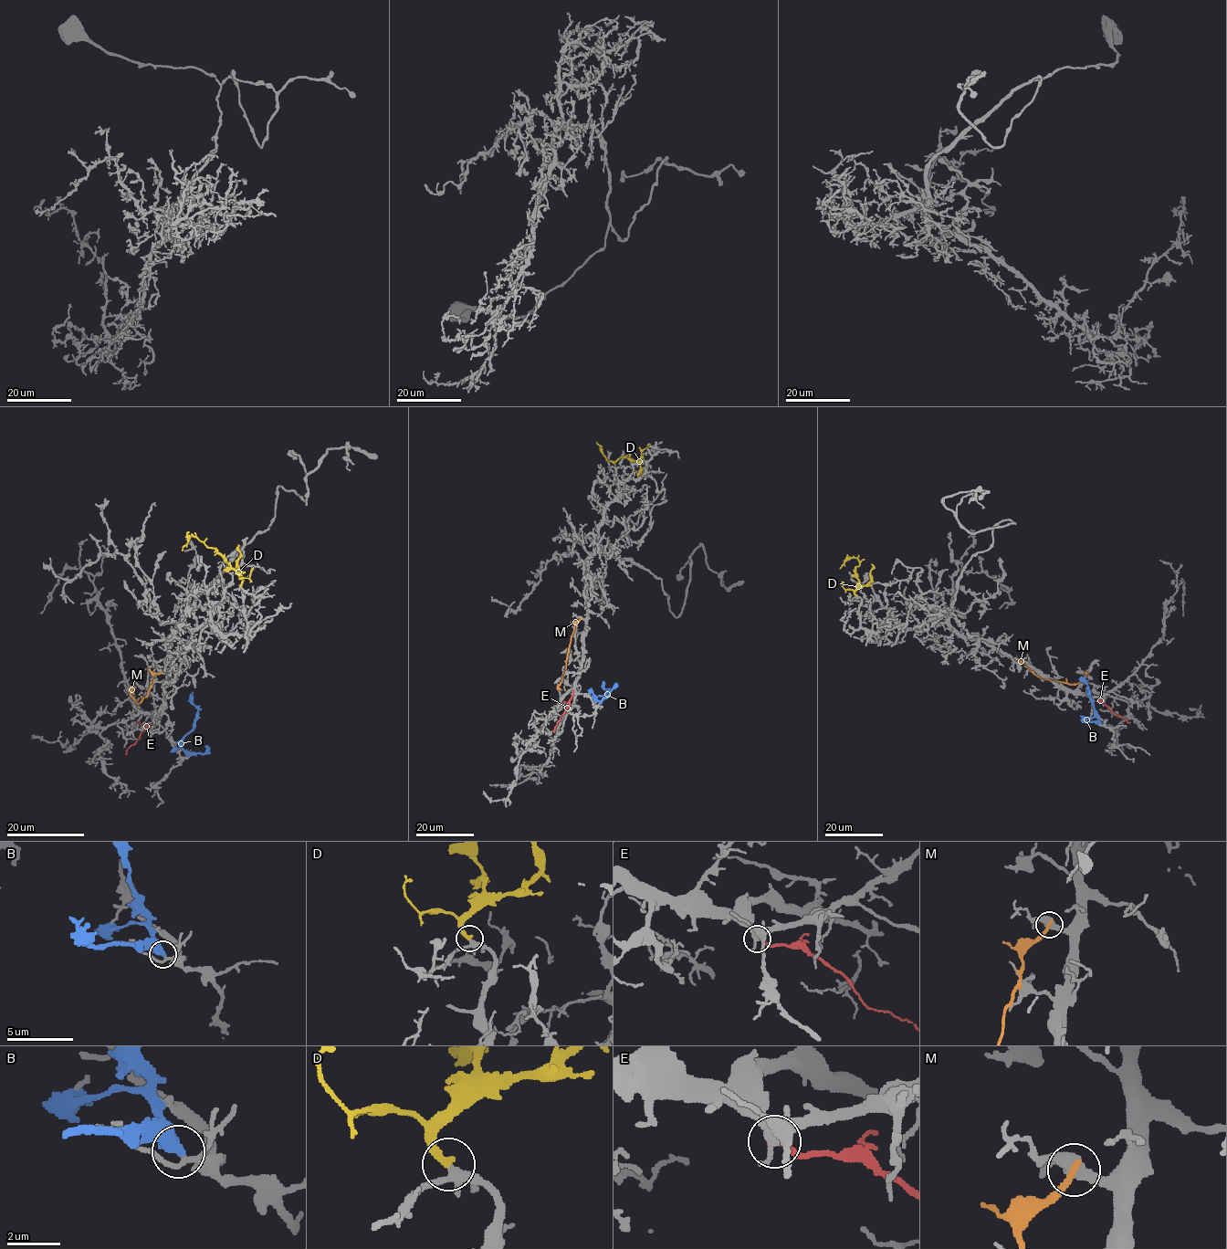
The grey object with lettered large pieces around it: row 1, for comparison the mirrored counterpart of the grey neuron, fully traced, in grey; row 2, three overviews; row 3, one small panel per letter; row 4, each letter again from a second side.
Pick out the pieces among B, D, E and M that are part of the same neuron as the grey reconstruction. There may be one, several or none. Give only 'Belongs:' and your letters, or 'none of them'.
Belongs: D

